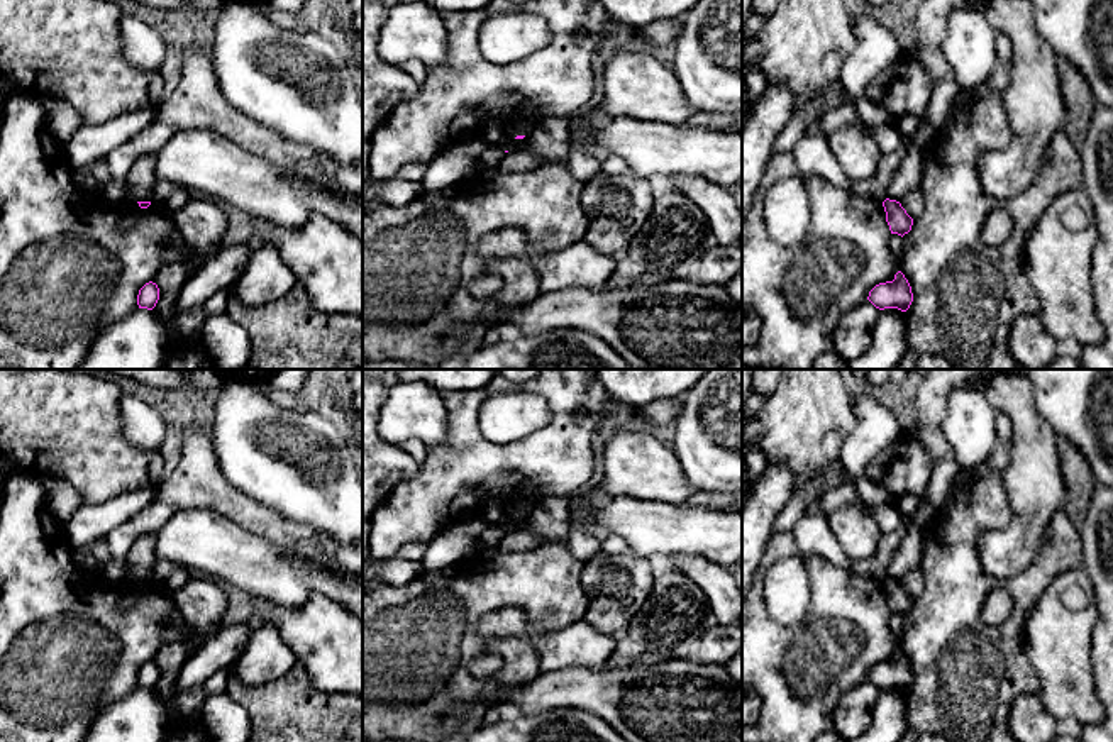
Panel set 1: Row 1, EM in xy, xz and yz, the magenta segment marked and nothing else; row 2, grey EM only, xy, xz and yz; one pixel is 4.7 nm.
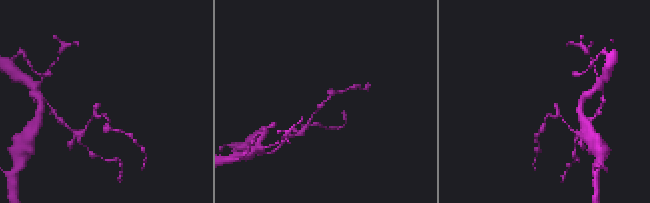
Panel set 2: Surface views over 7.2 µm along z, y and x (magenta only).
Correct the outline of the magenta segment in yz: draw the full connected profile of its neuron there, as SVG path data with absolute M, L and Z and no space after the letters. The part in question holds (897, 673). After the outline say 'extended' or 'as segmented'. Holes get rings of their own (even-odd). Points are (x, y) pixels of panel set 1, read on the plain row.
M898 651L893 661L876 664L867 679L879 689L898 688L906 691L913 681L913 673L905 654Z | as segmented

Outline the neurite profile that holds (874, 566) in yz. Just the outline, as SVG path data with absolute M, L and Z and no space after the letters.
M913 517L910 520L901 520L900 527L889 534L883 534L879 539L879 547L872 557L852 561L850 573L872 578L879 583L886 579L886 568L901 540L905 539L908 529L913 525Z

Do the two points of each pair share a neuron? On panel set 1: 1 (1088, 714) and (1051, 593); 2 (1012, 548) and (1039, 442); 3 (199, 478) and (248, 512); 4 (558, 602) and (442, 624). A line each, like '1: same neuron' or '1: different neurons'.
1: same neuron
2: same neuron
3: same neuron
4: same neuron

